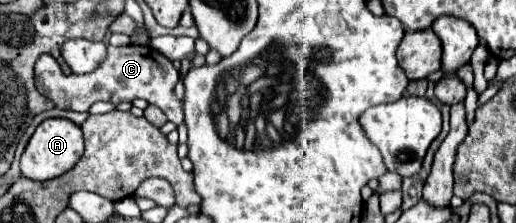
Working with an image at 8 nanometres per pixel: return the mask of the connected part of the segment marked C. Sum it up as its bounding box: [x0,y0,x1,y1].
[35,45,183,125]

